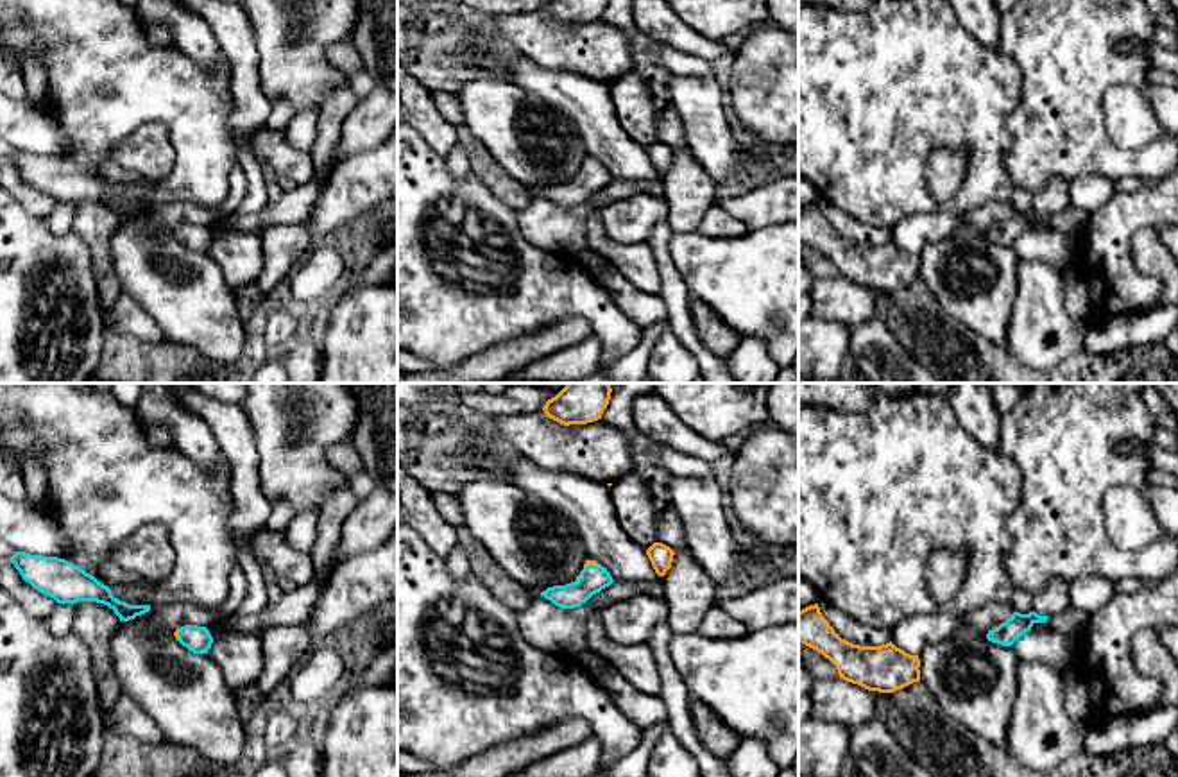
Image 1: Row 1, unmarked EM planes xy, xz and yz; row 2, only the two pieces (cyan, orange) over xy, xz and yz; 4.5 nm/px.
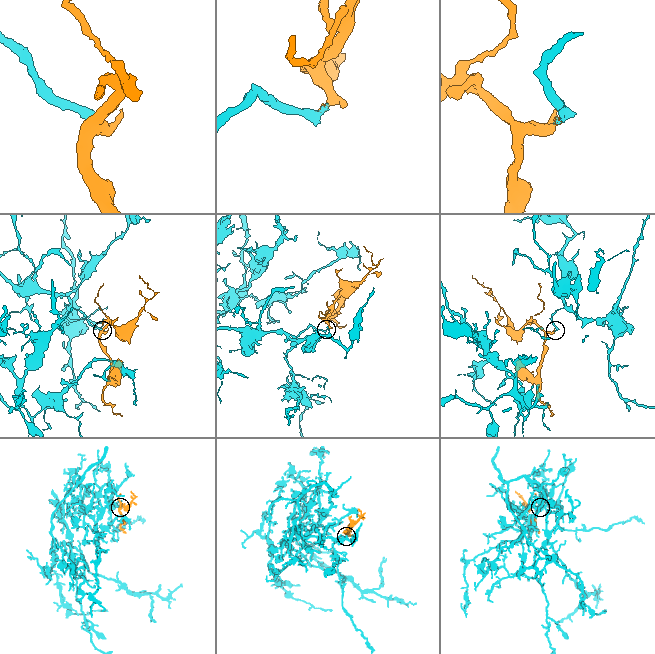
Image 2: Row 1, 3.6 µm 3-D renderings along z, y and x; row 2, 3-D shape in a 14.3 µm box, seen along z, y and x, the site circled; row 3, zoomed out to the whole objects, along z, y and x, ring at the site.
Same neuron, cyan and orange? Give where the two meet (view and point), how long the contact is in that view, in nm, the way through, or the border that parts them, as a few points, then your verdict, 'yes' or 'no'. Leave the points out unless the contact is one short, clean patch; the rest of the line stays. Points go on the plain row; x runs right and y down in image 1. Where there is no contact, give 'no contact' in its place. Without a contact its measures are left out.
meets cyan in xz at (591, 165); contact 70 nm long; runs through xz (593, 178), (591, 165), (588, 162); yes

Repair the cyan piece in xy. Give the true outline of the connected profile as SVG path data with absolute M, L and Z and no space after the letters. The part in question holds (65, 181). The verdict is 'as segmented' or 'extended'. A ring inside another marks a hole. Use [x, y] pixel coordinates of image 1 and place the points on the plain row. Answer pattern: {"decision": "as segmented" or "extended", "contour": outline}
{"decision": "as segmented", "contour": "M16 150L9 159L25 181L57 202L104 202L115 209L120 220L134 218L150 209L150 204L129 204L116 199L107 184L64 158Z"}

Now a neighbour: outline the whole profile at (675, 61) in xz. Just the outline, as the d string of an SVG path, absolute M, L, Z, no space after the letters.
M659 45L659 54L664 68L671 75L707 77L713 75L711 63L670 45Z

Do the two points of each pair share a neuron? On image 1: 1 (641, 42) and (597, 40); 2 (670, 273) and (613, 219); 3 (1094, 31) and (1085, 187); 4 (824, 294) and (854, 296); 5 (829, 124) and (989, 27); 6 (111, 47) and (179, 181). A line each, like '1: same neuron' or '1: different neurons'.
1: different neurons
2: different neurons
3: different neurons
4: same neuron
5: different neurons
6: same neuron

